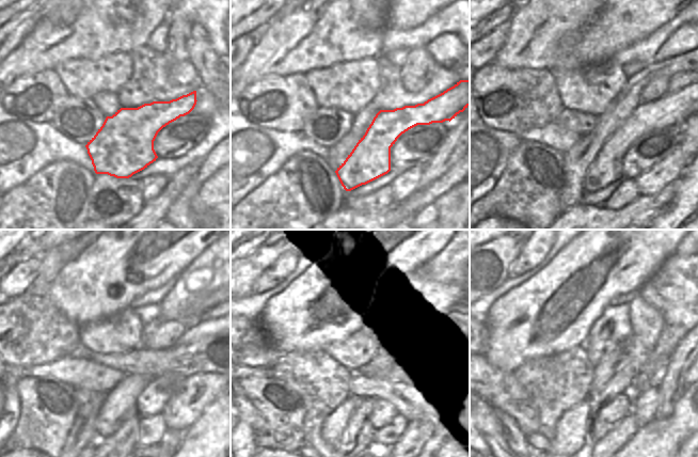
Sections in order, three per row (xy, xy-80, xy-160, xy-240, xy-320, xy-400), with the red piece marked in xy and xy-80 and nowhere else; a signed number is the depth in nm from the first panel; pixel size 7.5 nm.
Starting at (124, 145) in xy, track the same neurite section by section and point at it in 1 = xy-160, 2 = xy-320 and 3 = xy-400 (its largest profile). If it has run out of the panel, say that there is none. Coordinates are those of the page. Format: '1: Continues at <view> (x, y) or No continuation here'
1: Continues at xy-160 (676, 108)
2: Continues at xy-320 (334, 425)
3: Continues at xy-400 (571, 431)

